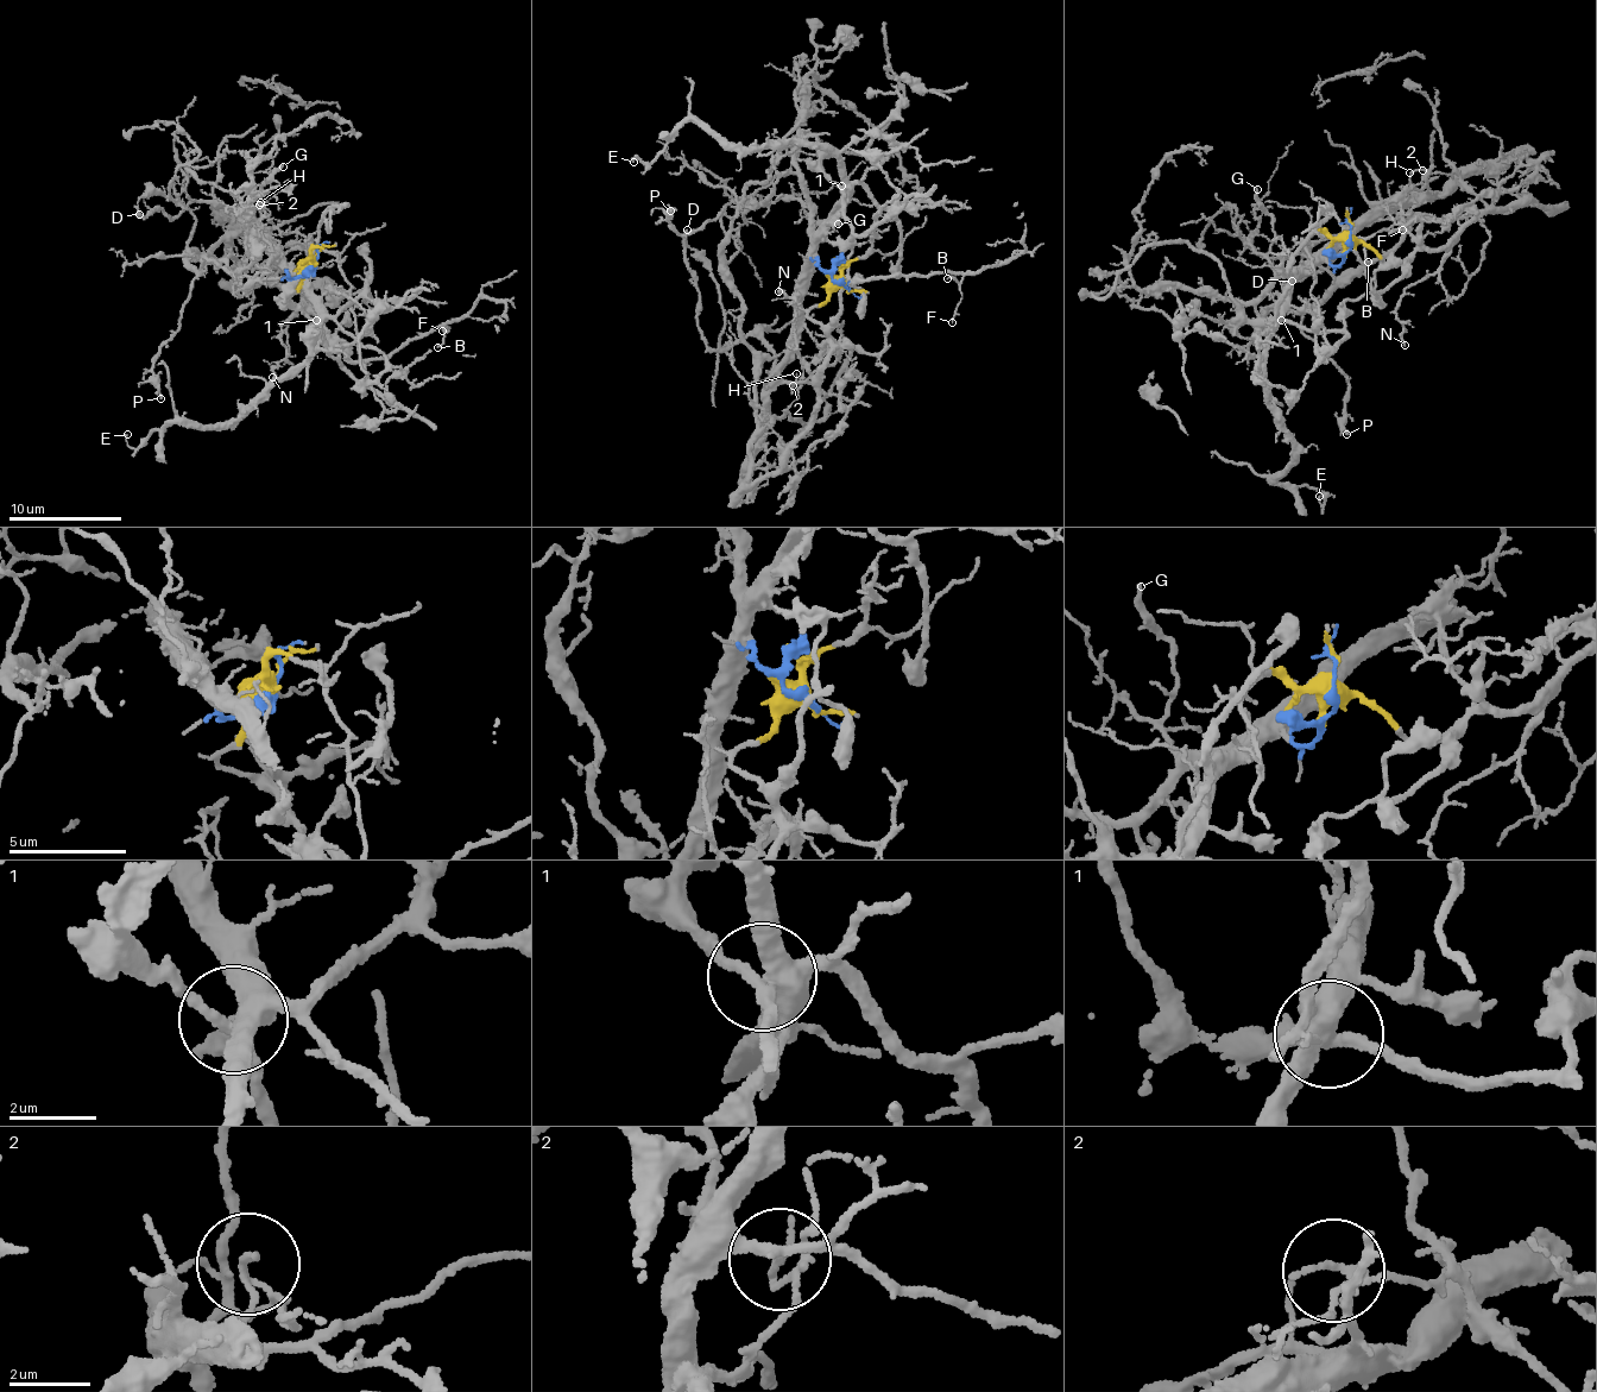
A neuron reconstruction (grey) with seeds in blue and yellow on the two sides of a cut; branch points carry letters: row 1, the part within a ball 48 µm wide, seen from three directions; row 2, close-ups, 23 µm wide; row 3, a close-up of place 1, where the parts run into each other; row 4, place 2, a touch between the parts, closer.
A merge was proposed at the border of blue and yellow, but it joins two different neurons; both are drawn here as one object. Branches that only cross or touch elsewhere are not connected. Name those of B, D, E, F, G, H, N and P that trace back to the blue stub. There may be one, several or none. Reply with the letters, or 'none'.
D, E, G, H

